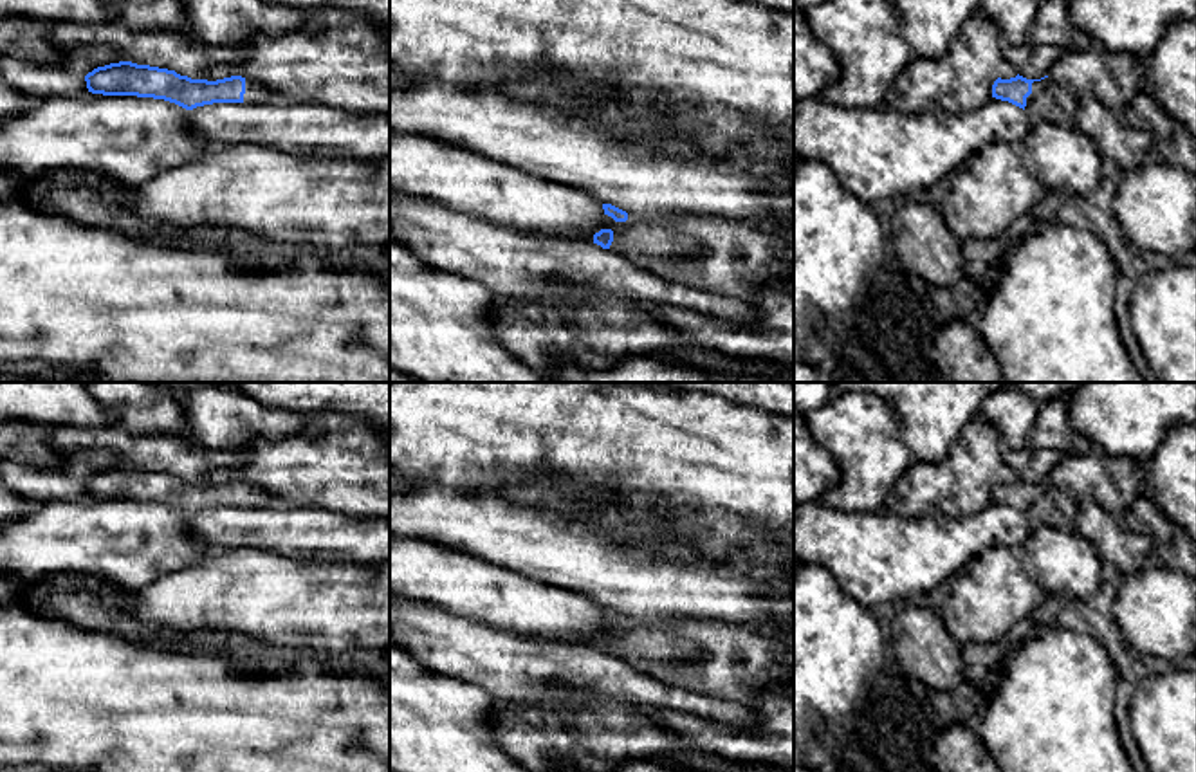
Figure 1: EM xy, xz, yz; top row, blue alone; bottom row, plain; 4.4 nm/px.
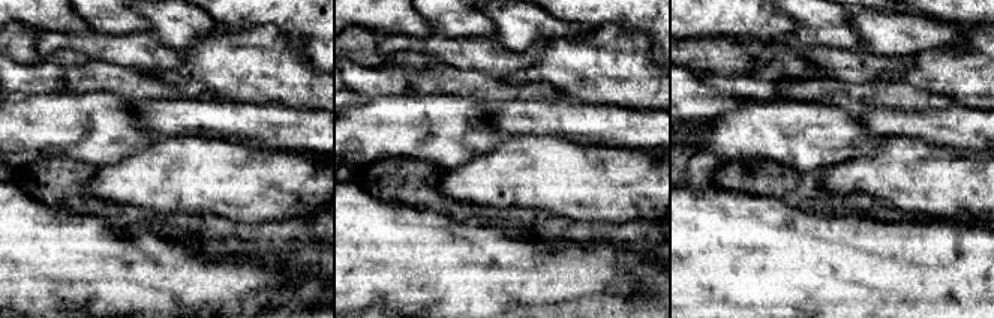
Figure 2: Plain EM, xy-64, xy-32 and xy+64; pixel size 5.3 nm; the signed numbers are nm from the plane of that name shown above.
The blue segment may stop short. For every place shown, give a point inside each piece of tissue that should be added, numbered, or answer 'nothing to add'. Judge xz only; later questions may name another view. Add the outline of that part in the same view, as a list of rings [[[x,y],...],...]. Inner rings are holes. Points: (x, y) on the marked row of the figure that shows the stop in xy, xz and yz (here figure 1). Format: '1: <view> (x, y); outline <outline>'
1: xz (711, 253); outline [[[628,213],[626,222],[608,216],[606,227],[613,231],[610,251],[666,280],[711,294],[752,301],[765,290],[783,290],[783,283],[794,276],[794,238],[747,222],[700,213],[648,220]]]

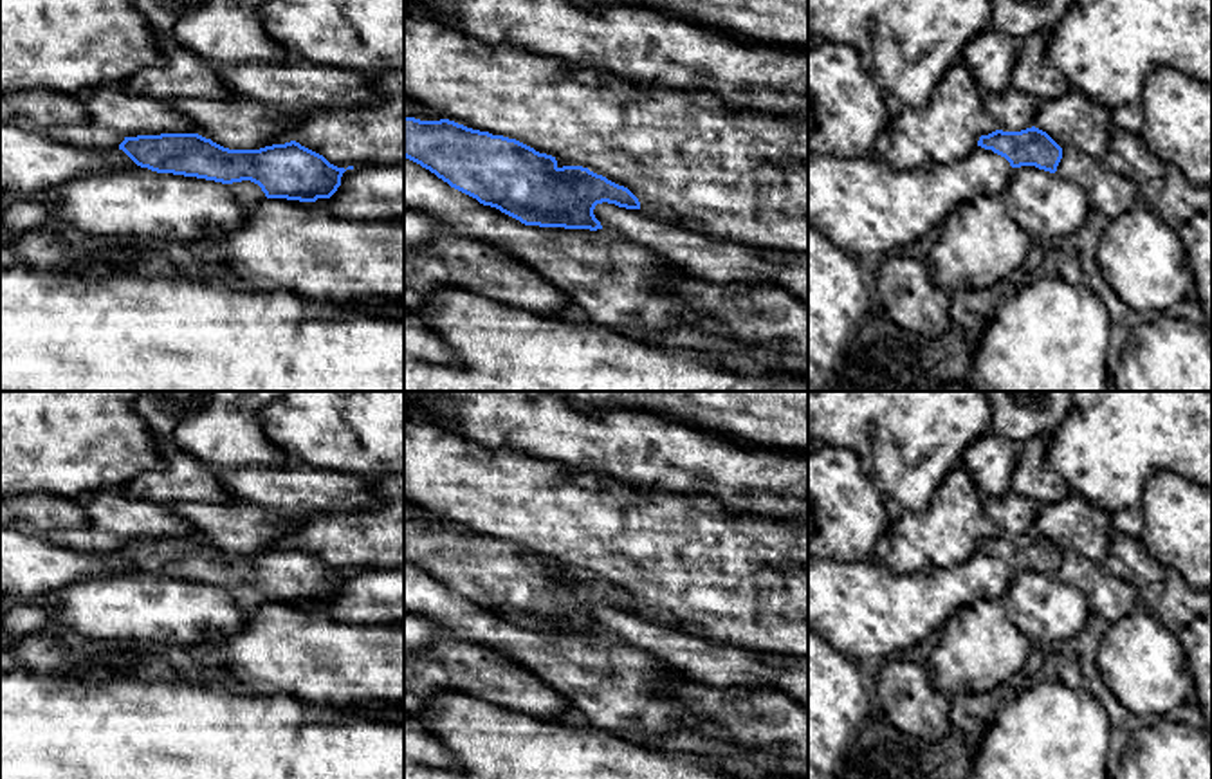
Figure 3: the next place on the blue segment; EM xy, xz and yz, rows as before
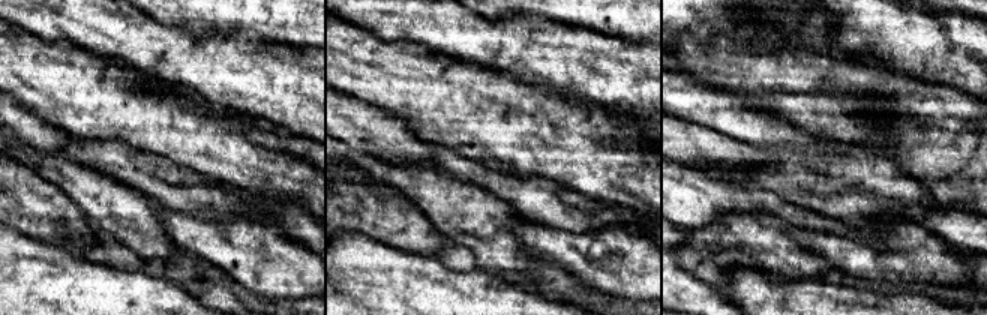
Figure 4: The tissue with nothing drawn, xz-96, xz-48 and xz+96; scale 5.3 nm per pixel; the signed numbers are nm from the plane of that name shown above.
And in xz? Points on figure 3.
nothing to add

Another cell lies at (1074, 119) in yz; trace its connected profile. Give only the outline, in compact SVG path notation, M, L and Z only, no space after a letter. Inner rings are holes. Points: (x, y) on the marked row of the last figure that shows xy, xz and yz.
M1077 88L1055 99L1041 99L1033 126L1046 132L1062 150L1075 146L1098 160L1113 132L1111 110Z

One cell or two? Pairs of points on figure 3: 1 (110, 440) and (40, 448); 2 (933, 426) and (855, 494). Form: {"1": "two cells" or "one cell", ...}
{"1": "one cell", "2": "two cells"}

